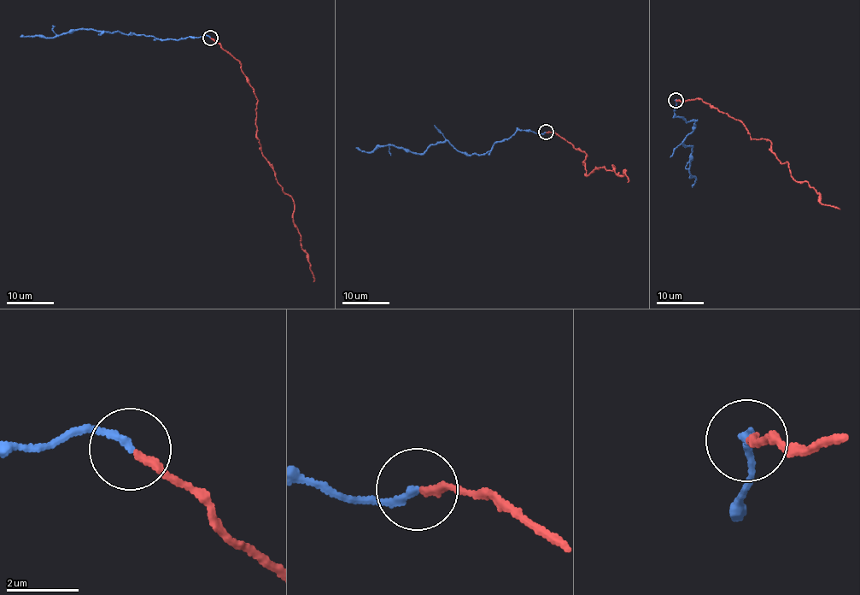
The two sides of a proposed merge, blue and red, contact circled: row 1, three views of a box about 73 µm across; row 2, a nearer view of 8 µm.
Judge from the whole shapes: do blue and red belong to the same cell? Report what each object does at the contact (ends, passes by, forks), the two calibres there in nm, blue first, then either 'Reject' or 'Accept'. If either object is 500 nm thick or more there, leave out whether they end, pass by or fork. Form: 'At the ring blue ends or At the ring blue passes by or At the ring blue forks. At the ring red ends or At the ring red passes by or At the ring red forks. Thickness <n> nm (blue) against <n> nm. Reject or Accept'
At the ring blue ends. At the ring red ends. Thickness 200 nm (blue) against 220 nm. Reject

